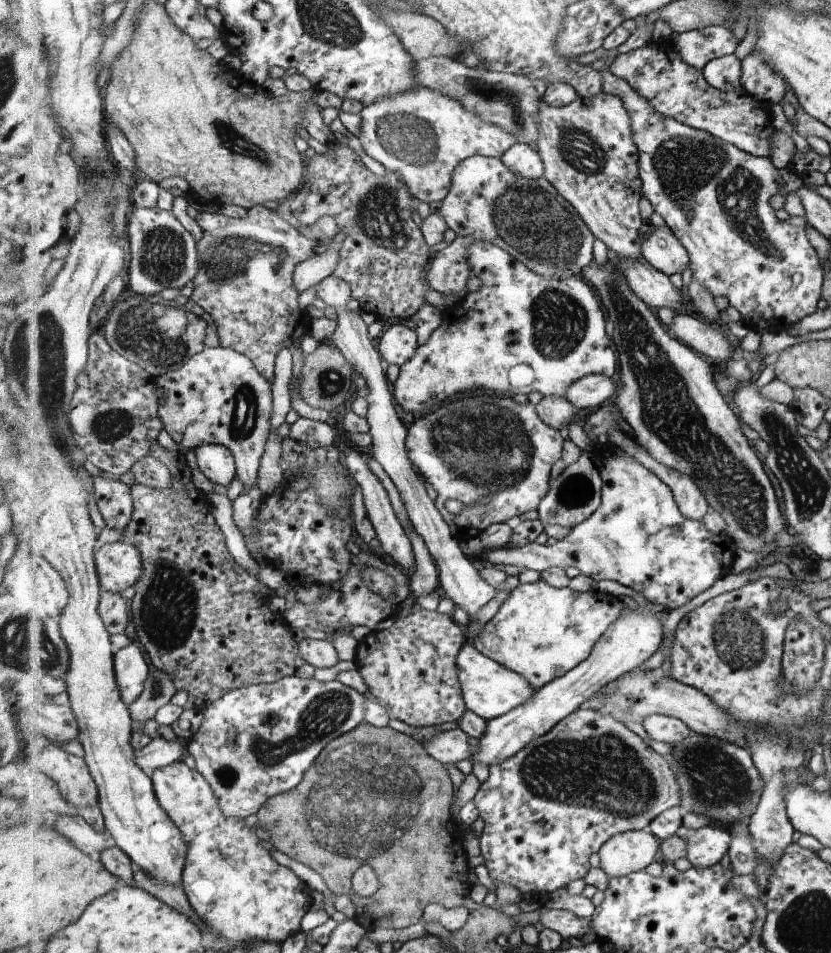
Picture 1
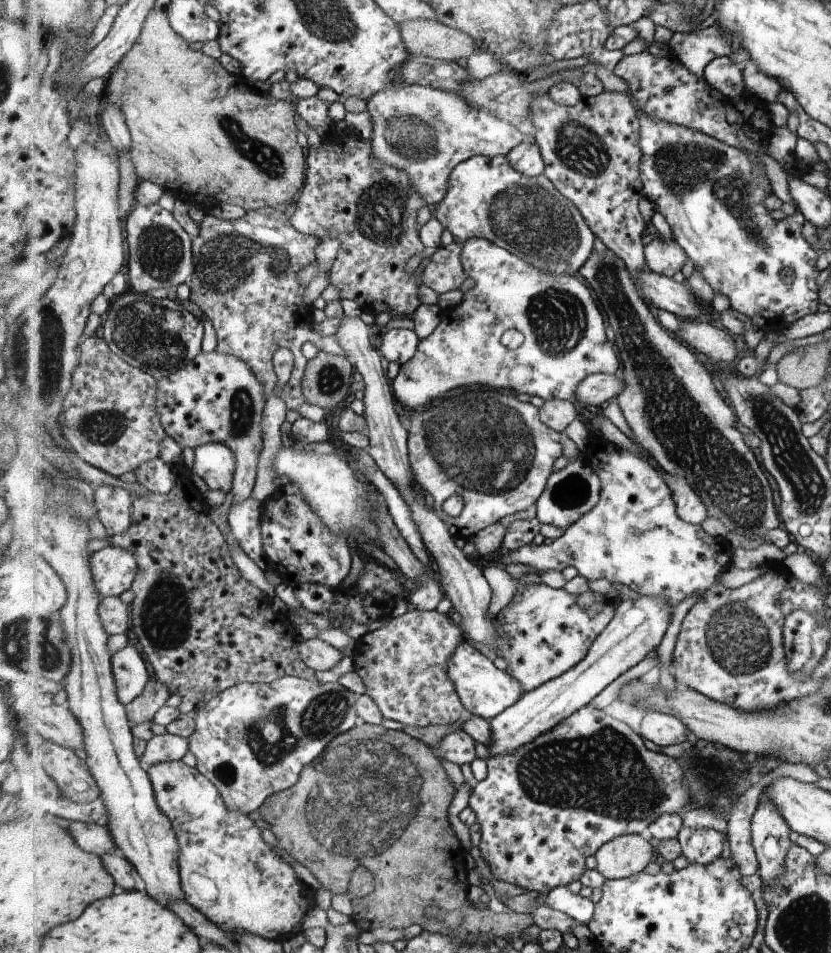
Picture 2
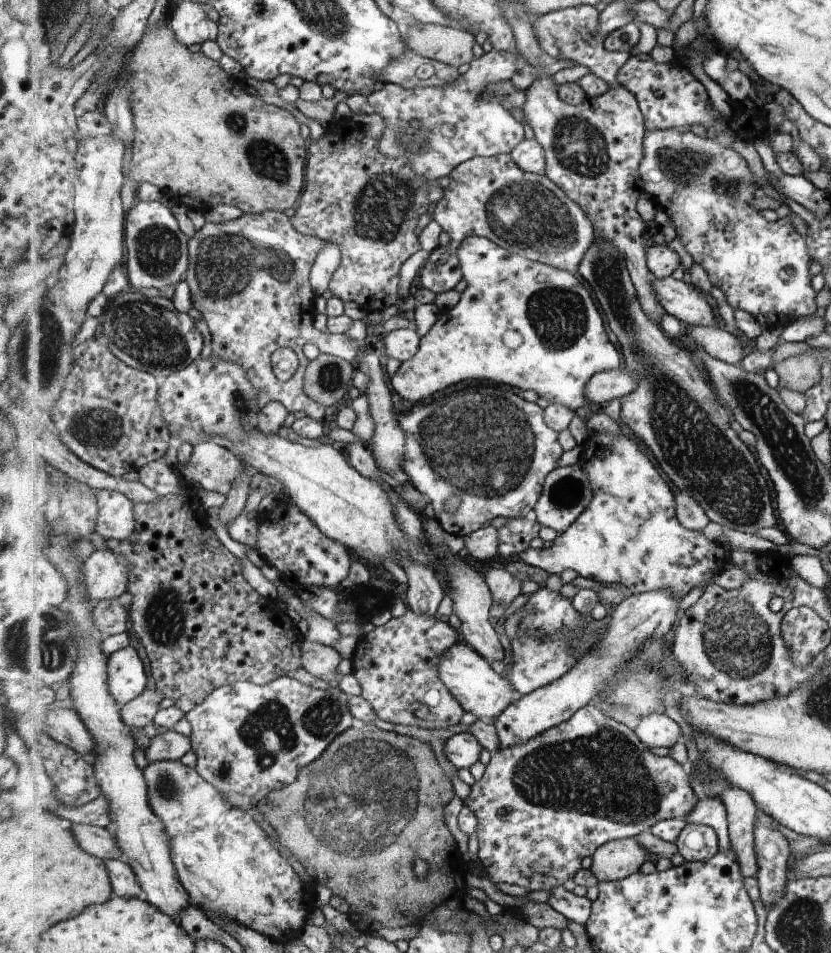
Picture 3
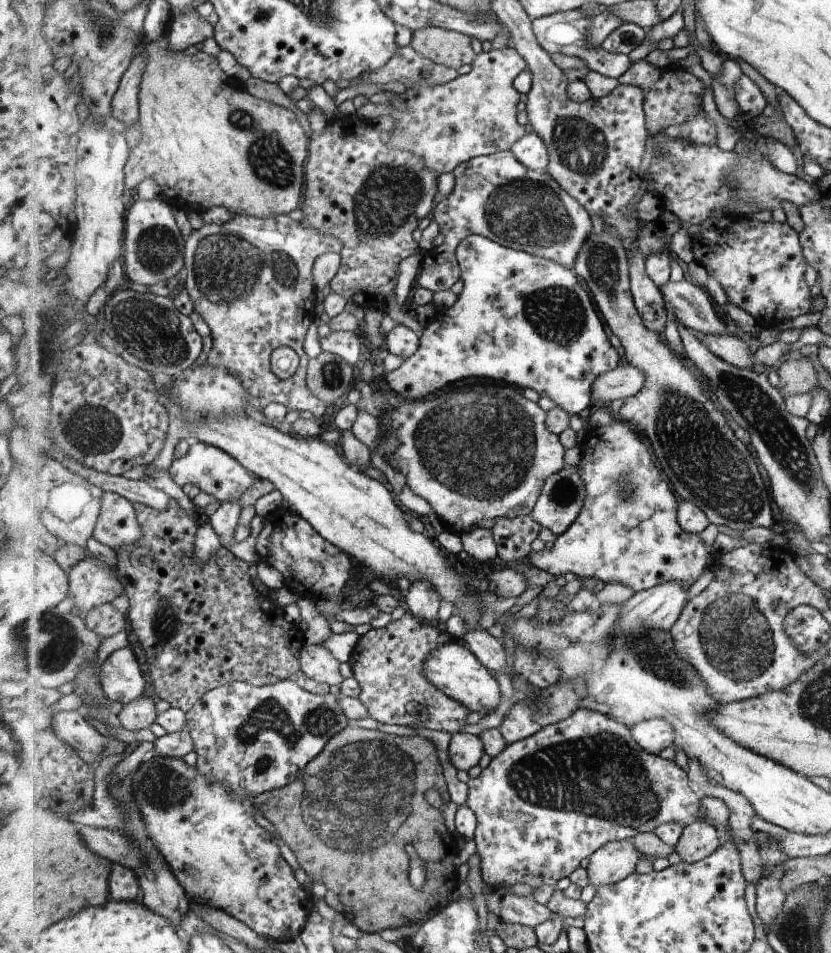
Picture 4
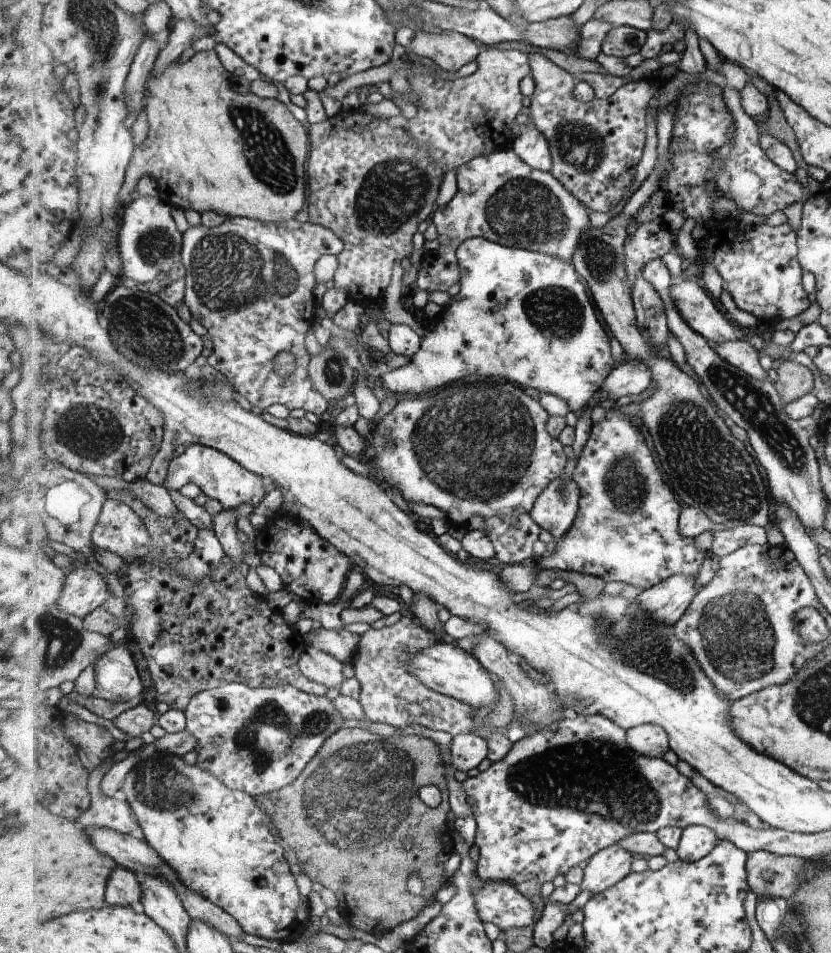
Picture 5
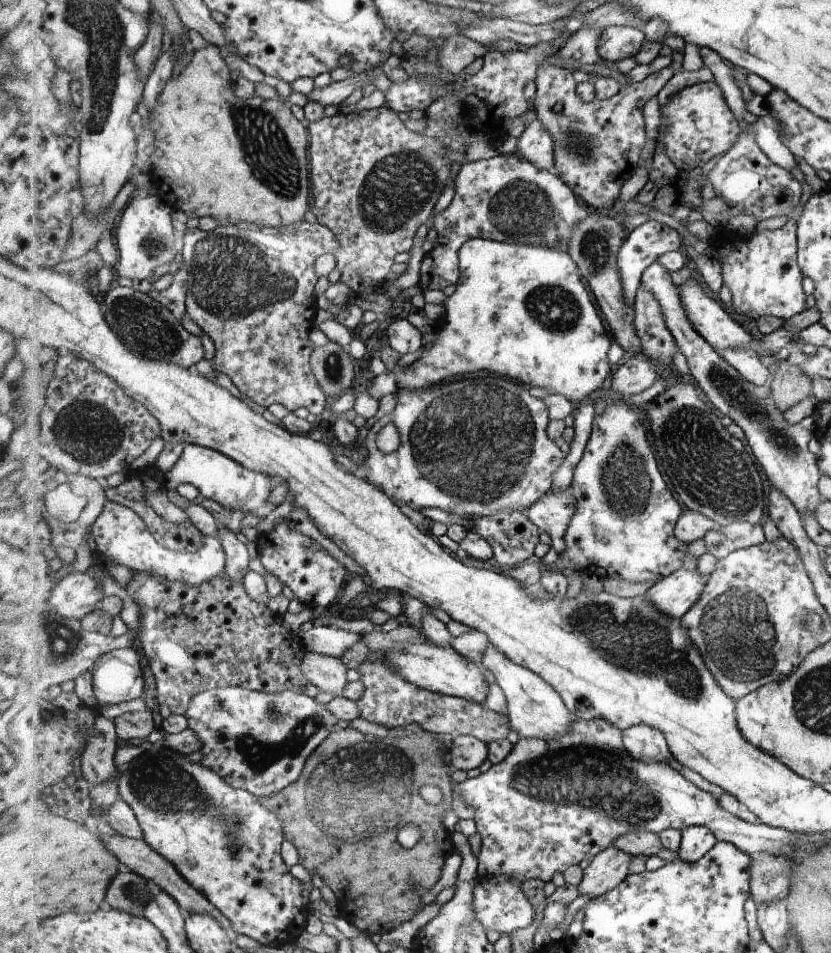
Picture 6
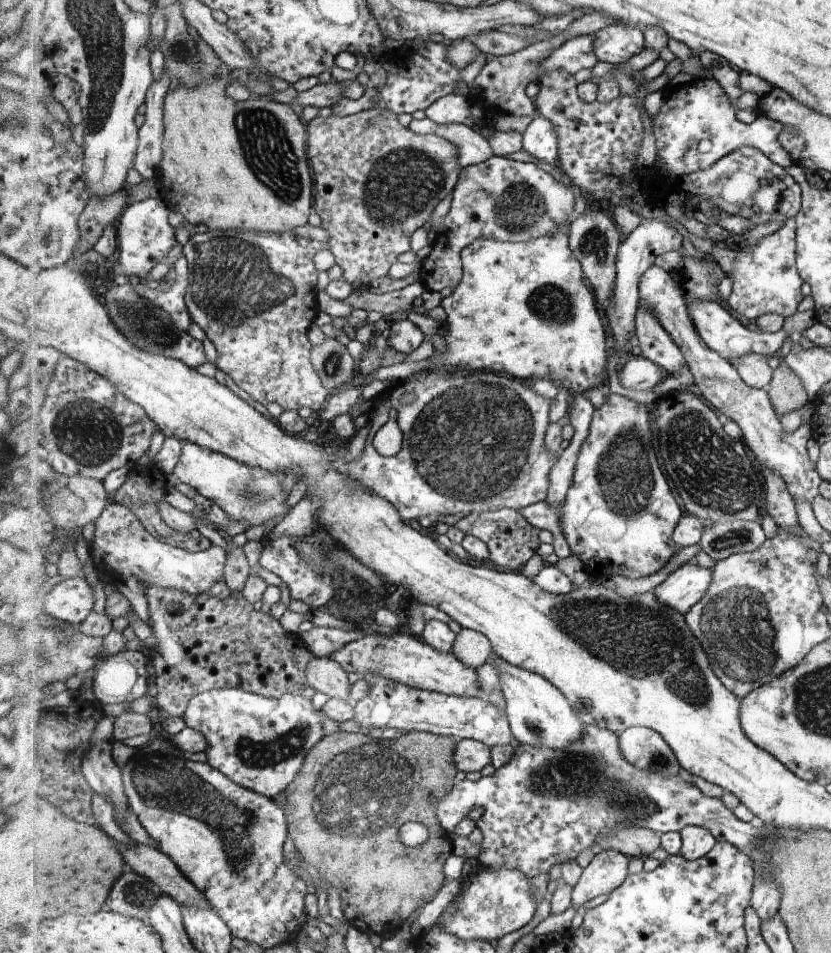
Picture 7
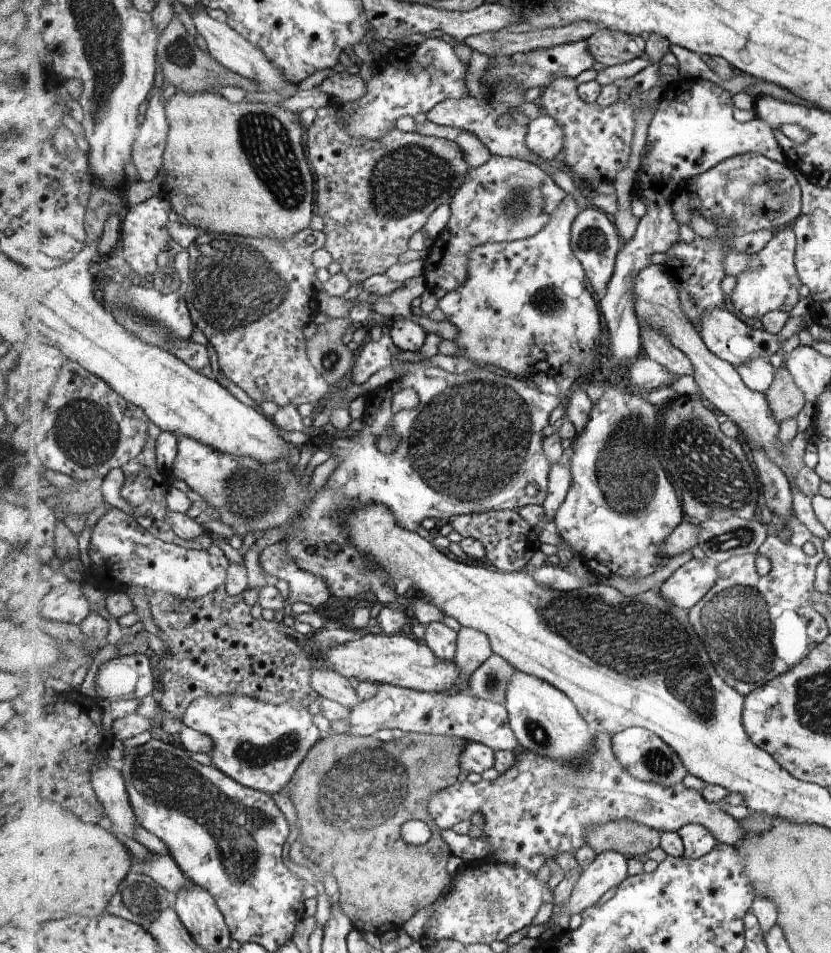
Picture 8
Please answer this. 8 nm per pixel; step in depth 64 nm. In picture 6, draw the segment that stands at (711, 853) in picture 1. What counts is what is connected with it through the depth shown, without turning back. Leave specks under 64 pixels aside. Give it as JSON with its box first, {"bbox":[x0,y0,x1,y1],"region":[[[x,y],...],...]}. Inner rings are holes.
{"bbox":[678,826,719,862],"region":[[[690,826],[682,831],[682,843],[678,856],[687,862],[700,861],[719,841],[708,826]]]}

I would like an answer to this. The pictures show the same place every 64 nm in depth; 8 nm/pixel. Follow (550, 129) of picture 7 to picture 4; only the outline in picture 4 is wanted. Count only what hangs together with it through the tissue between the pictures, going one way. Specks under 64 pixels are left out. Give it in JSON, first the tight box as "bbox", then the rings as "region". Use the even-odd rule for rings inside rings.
{"bbox":[512,132,550,172],"region":[[[535,132],[525,135],[512,151],[516,154],[517,160],[522,162],[527,168],[534,171],[548,172],[550,156],[548,148],[543,139]]]}

